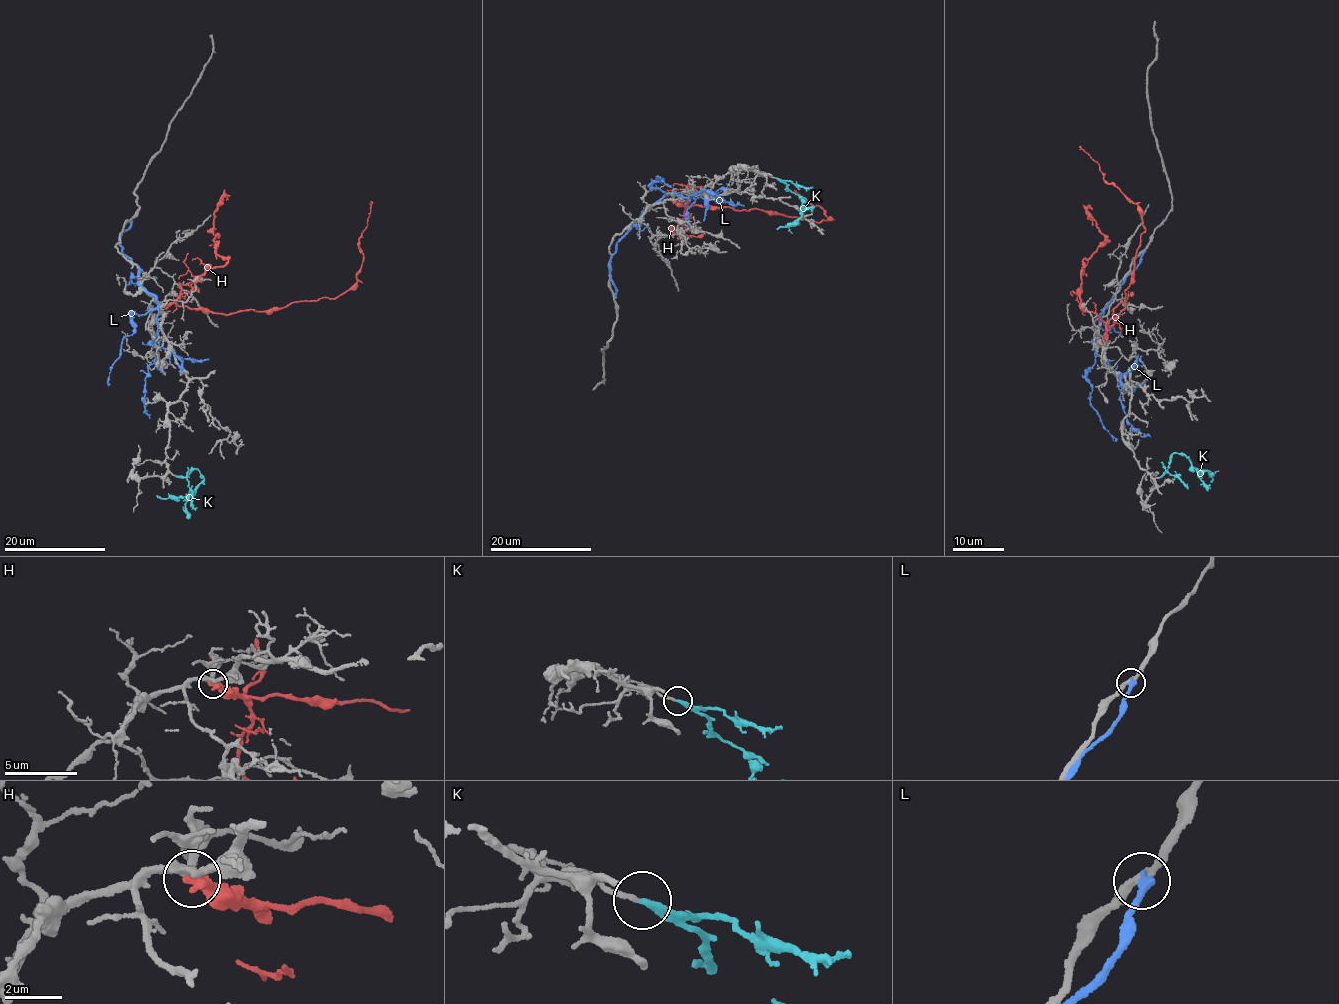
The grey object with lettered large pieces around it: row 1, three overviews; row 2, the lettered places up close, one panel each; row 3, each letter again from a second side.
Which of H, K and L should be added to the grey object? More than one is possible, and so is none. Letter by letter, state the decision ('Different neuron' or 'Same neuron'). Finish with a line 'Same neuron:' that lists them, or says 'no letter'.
H: Different neuron
K: Same neuron
L: Different neuron
Same neuron: K

